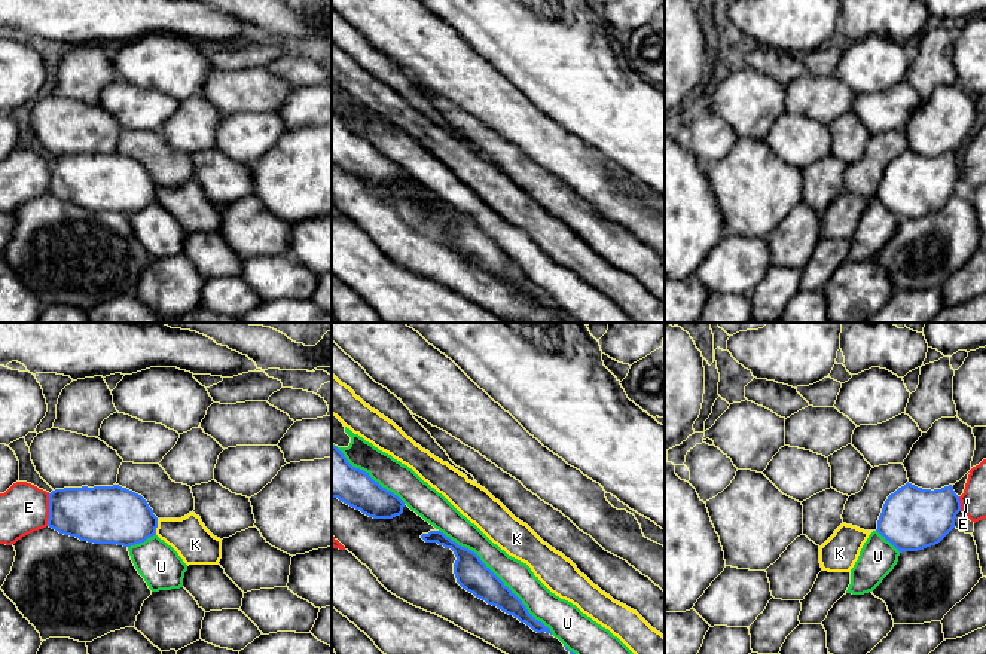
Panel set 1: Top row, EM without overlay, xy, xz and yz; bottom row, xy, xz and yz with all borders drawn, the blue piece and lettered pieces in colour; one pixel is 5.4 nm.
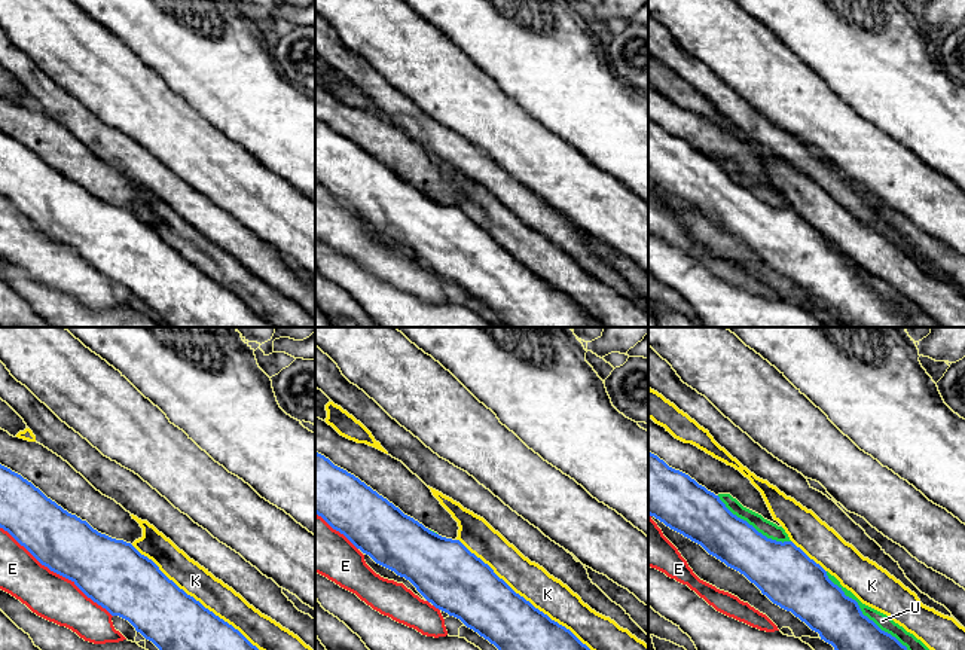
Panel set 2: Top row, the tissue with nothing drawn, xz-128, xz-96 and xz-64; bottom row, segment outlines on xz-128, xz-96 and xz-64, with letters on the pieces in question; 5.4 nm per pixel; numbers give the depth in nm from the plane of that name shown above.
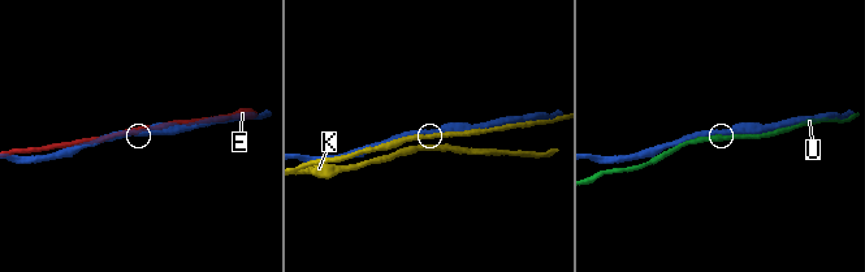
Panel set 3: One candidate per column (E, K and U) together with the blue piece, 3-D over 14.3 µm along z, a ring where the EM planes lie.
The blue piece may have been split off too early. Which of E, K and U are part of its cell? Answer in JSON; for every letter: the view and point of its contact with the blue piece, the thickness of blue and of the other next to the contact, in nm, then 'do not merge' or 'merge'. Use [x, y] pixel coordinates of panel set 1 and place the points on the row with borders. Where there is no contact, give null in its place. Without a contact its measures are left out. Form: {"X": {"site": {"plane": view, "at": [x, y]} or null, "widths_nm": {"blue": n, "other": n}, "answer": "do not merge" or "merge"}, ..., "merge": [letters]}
{"E": {"site": {"plane": "xy", "at": [49, 510]}, "widths_nm": {"blue": 300, "other": 260}, "answer": "do not merge"}, "K": {"site": {"plane": "xy", "at": [156, 526]}, "widths_nm": {"blue": 320, "other": 220}, "answer": "do not merge"}, "U": {"site": {"plane": "xz", "at": [497, 577]}, "widths_nm": {"blue": 180, "other": 160}, "answer": "do not merge"}, "merge": []}

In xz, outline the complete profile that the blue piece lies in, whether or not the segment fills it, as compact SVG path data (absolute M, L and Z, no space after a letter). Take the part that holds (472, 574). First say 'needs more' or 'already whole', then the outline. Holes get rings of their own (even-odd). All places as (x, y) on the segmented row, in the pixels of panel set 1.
already whole; M430 531L428 534L422 534L421 538L425 543L437 543L454 551L457 557L454 574L457 583L463 589L485 600L488 605L497 606L503 612L513 615L521 623L529 626L534 632L546 632L552 635L550 629L528 612L522 600L480 560L474 551L458 545L440 531Z

